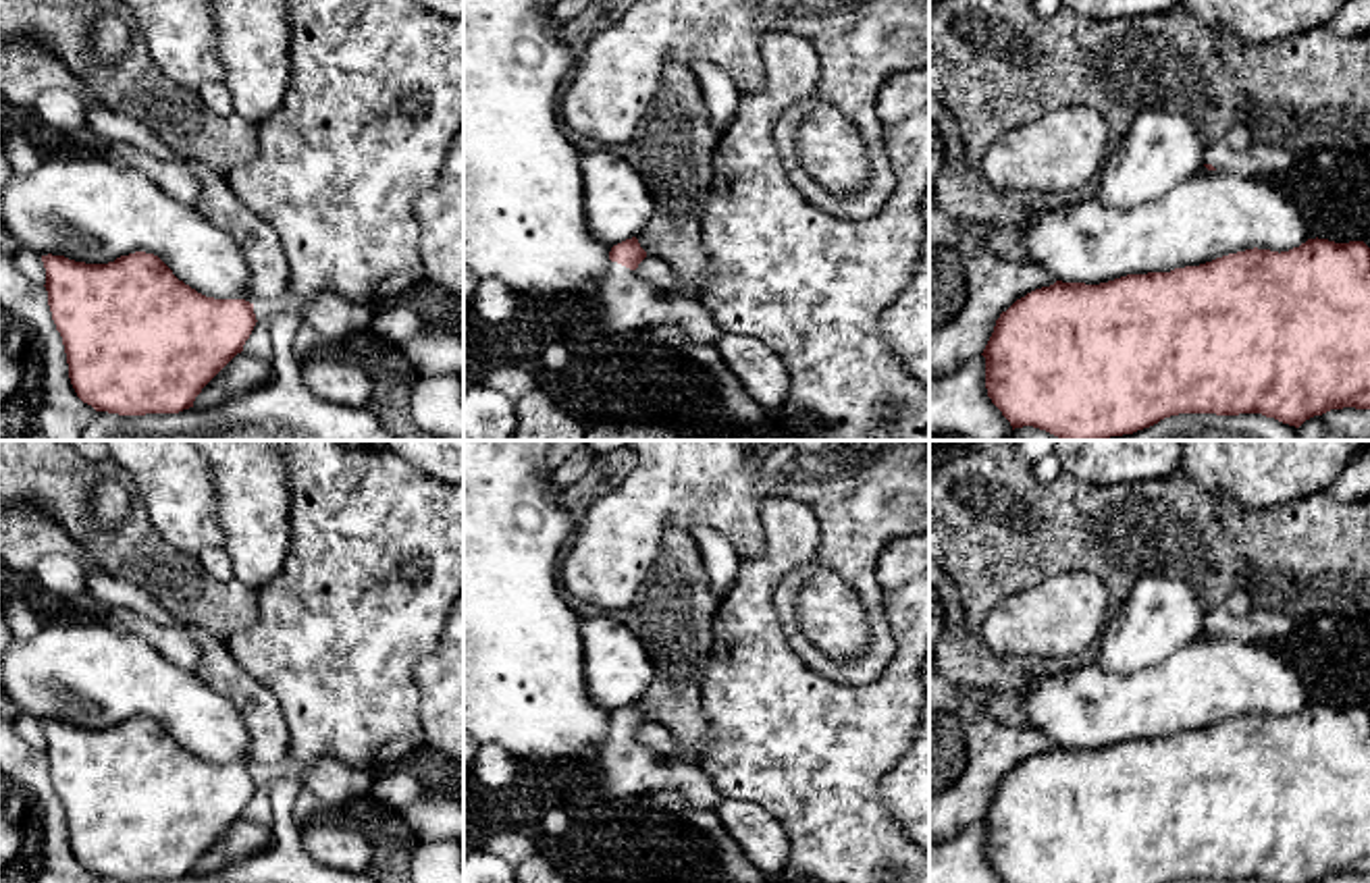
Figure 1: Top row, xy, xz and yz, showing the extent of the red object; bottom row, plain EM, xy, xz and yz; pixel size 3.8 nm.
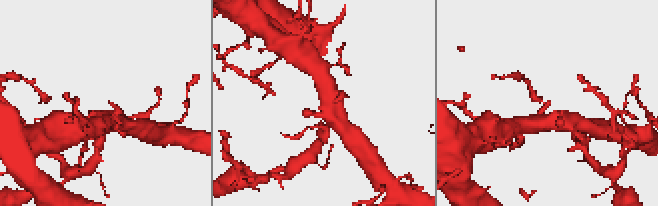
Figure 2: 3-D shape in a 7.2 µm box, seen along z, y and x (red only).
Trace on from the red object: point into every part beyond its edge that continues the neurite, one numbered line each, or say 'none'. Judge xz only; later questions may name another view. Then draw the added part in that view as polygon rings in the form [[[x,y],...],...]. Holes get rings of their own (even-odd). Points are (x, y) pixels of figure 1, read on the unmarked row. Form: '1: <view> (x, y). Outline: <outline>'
1: xz (622, 765). Outline: [[[607,727],[605,742],[586,760],[590,794],[603,800],[624,800],[653,790],[682,792],[696,808],[715,808],[721,802],[709,775],[692,762],[667,760],[644,746],[636,735]]]

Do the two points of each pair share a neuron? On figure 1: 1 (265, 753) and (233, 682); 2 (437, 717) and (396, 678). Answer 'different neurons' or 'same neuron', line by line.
1: same neuron
2: different neurons

